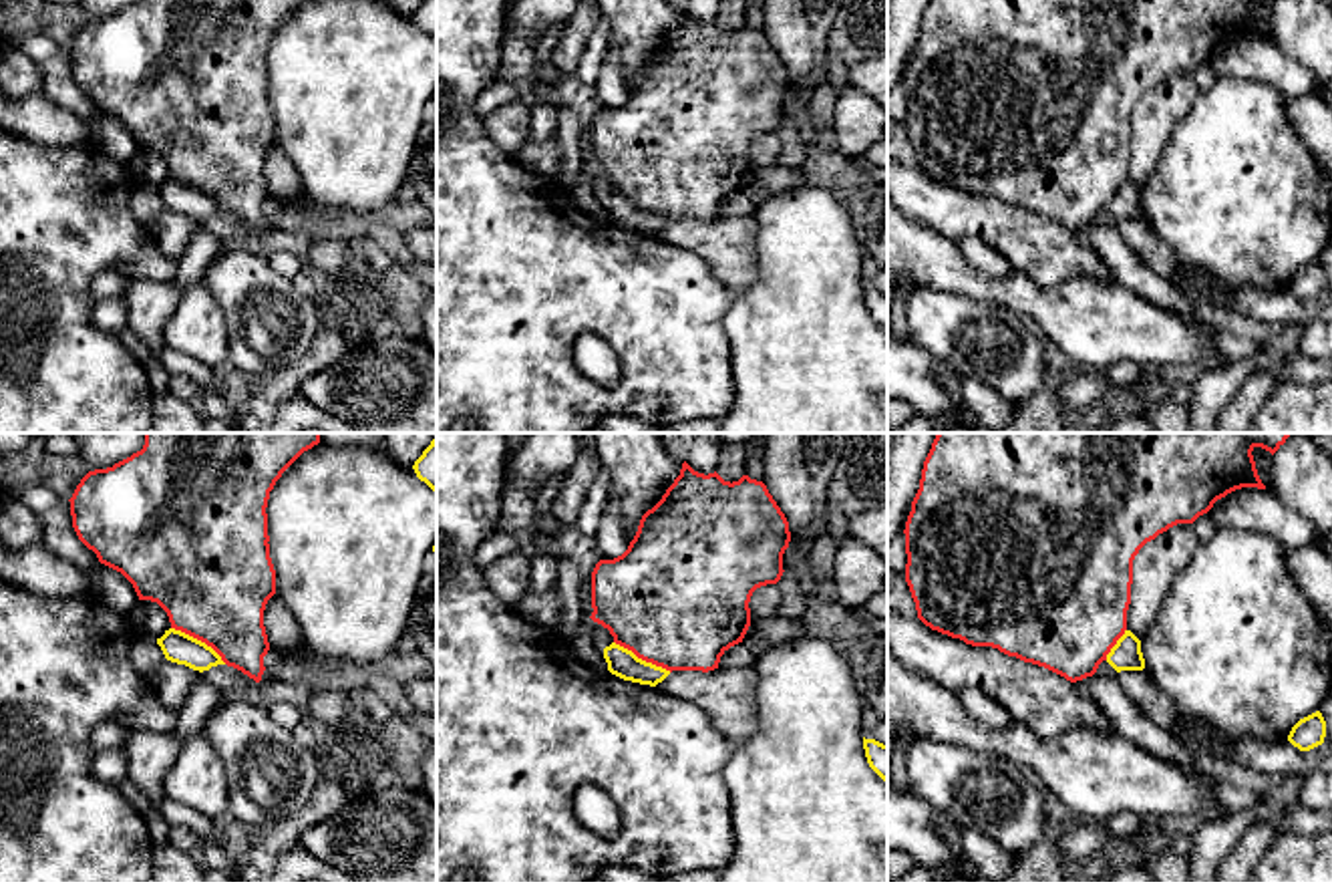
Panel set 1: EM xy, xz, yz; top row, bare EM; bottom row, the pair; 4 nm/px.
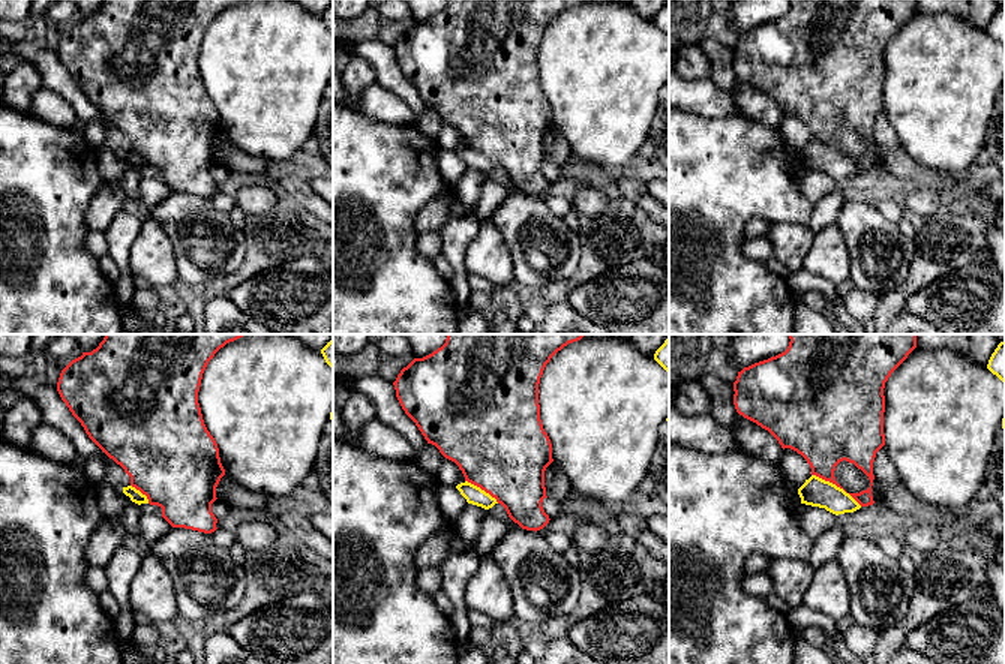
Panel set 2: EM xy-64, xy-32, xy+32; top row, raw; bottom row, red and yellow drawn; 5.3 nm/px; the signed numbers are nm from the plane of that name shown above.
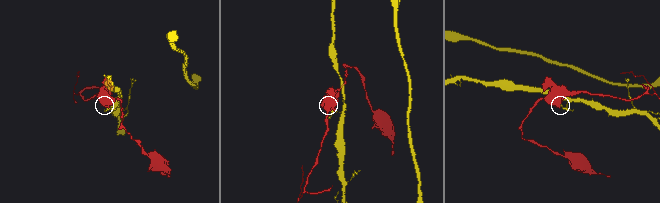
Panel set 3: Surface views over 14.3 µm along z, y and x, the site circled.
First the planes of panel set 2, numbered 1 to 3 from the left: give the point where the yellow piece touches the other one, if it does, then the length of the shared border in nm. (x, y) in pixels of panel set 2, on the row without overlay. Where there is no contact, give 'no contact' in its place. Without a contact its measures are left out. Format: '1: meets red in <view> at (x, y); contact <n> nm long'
1: meets red in xy-64 at (141, 156); contact 140 nm long
2: meets red in xy-32 at (482, 153); contact 220 nm long
3: meets red in xy+32 at (837, 150); contact 320 nm long

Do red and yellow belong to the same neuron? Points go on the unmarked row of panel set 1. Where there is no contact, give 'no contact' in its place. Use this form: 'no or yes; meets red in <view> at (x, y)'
no; meets red in xy at (200, 188)

